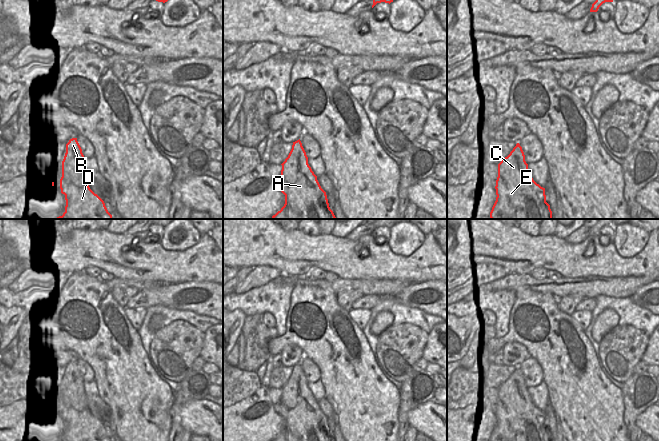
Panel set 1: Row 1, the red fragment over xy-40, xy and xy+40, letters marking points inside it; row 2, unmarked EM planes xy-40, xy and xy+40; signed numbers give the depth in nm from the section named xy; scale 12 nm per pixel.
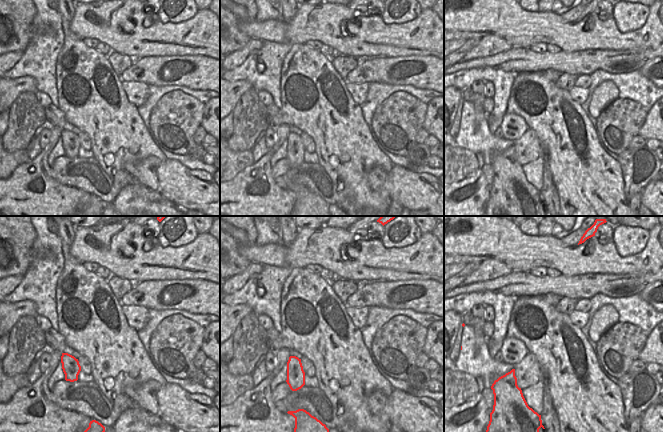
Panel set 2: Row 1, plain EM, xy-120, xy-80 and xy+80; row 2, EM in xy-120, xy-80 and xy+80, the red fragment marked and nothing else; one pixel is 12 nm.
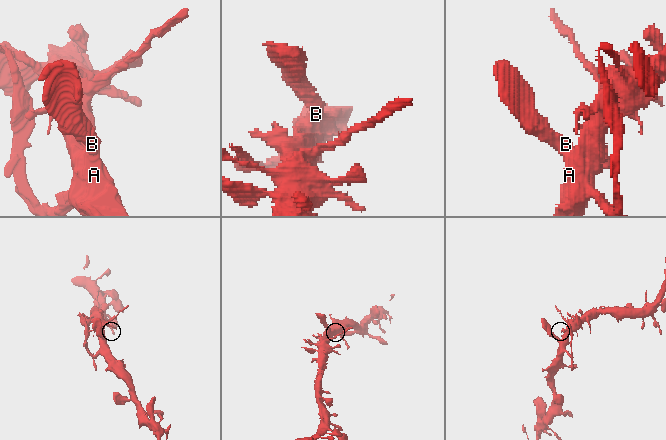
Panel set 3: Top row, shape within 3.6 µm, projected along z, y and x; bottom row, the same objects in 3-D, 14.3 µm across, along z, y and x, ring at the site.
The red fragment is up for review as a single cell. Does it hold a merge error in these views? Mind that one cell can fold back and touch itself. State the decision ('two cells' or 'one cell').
one cell

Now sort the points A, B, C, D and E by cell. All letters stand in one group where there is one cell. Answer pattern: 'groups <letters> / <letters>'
groups A B C D E

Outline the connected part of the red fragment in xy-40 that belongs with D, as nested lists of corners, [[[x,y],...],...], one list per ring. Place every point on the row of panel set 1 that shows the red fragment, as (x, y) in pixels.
[[[72,138],[66,144],[66,153],[62,161],[62,177],[60,179],[61,193],[65,195],[66,200],[65,212],[56,219],[112,219],[104,201],[90,189],[86,172],[82,149],[77,138]]]

